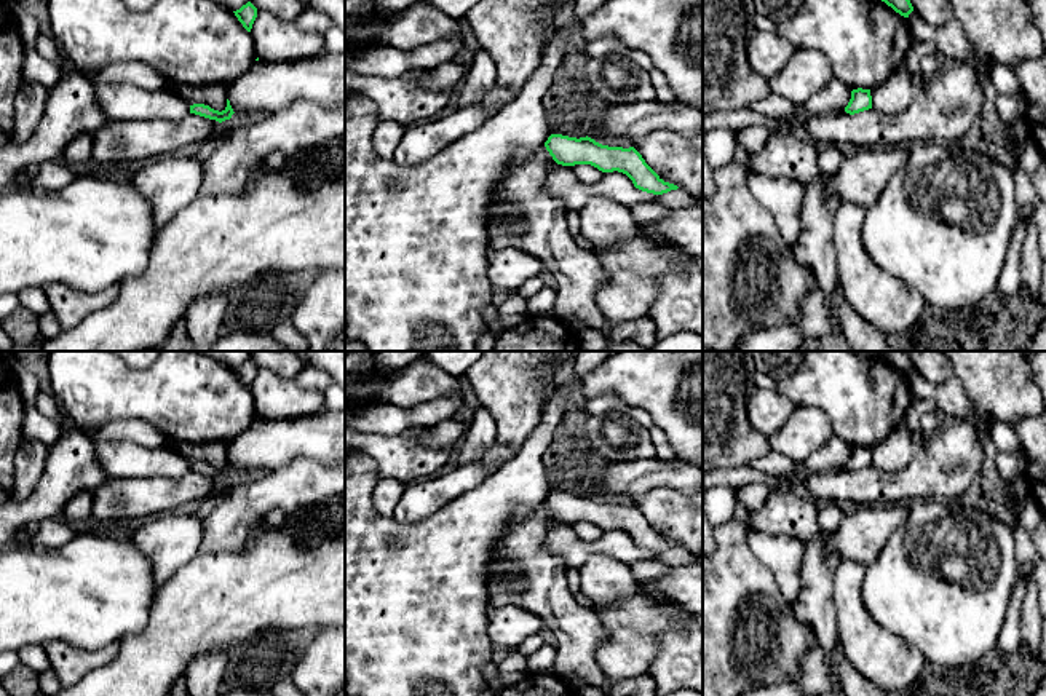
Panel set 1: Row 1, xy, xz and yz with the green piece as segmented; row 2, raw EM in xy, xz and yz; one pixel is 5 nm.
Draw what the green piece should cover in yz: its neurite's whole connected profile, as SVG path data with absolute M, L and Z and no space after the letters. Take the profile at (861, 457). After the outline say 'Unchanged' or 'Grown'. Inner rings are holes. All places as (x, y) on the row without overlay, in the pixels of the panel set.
M862 445L853 447L851 457L845 465L845 469L854 473L869 466L872 466L870 447L862 447Z. Unchanged

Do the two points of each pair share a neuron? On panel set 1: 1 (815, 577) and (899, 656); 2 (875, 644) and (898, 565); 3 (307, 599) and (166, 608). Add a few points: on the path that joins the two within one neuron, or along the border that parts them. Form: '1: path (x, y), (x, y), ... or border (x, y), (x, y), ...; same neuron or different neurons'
1: border (840, 561), (834, 575), (836, 631); different neurons
2: border (859, 594), (867, 613), (880, 626), (912, 647); different neurons
3: path (272, 599), (219, 599), (202, 608); same neuron

